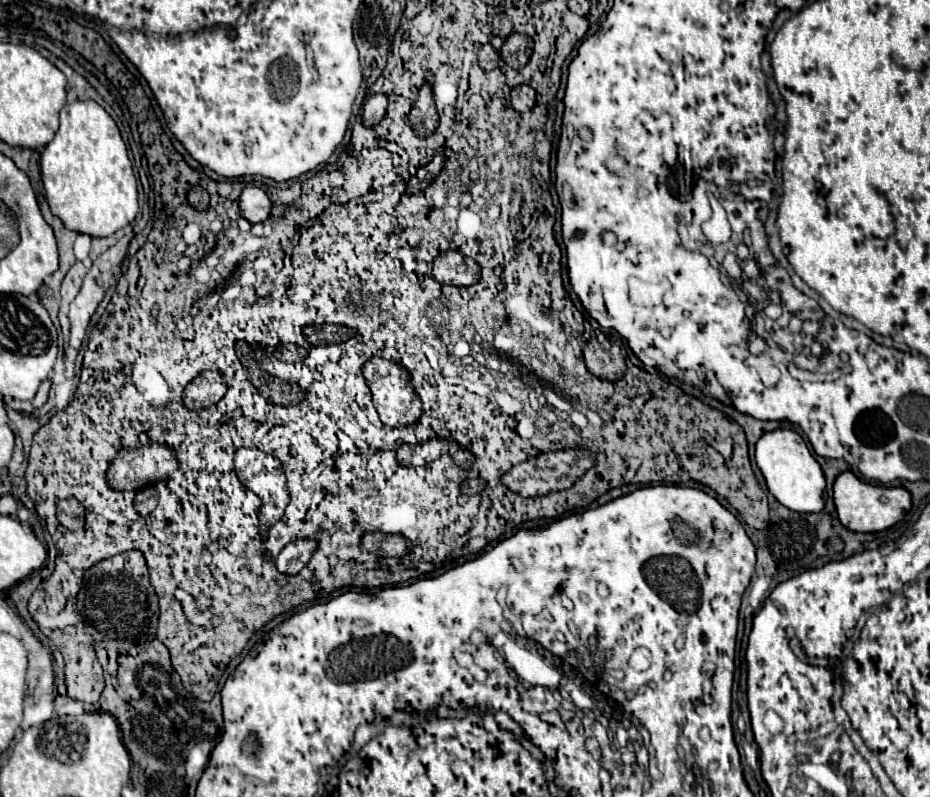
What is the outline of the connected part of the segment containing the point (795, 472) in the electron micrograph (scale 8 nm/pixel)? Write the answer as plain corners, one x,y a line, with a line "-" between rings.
776,429
764,433
756,443
756,465
760,467
768,491
778,503
796,513
818,513
824,509
826,501
826,479
812,457
806,441
792,429

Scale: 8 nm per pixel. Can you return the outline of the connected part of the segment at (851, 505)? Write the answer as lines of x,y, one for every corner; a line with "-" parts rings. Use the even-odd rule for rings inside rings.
844,471
834,481
834,505
838,519
846,529
858,533
874,533
896,525
910,511
912,501
910,501
910,493
904,487
872,485
858,479
852,471

